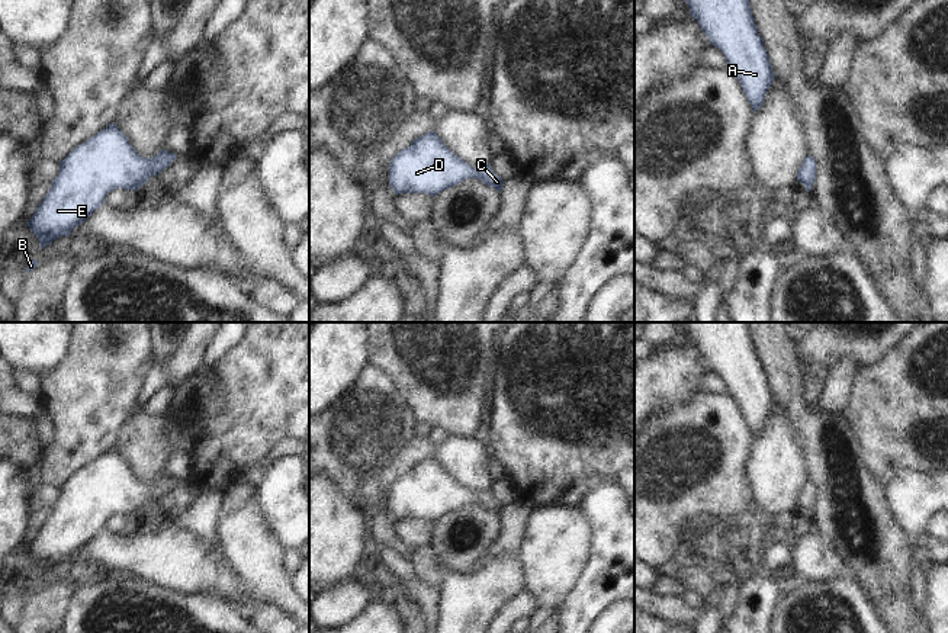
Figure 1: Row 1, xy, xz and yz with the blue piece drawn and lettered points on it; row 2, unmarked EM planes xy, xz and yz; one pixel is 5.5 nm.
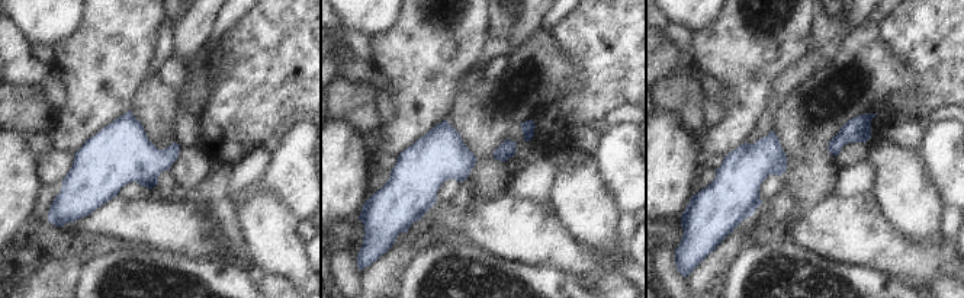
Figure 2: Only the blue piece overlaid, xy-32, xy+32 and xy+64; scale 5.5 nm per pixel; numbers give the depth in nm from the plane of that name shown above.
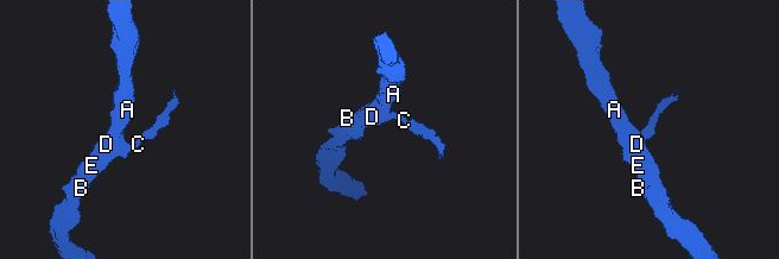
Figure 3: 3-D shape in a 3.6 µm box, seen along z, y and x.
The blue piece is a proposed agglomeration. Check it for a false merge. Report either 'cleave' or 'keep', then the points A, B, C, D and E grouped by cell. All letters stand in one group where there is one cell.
keep; A B C D E

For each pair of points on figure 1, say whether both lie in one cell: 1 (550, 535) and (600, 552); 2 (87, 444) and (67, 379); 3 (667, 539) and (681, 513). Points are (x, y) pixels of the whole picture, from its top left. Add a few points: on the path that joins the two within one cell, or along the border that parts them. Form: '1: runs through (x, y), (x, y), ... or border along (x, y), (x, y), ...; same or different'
1: border along (584, 514), (590, 545), (577, 580); different
2: runs through (87, 429), (87, 399), (83, 395); same
3: runs through (667, 533), (667, 527), (675, 519); same

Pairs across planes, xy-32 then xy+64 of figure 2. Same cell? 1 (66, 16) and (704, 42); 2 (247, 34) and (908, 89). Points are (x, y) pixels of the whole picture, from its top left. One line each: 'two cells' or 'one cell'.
1: two cells
2: two cells

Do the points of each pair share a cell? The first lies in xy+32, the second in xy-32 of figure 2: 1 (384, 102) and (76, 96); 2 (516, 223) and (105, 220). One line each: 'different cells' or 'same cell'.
1: different cells
2: same cell

